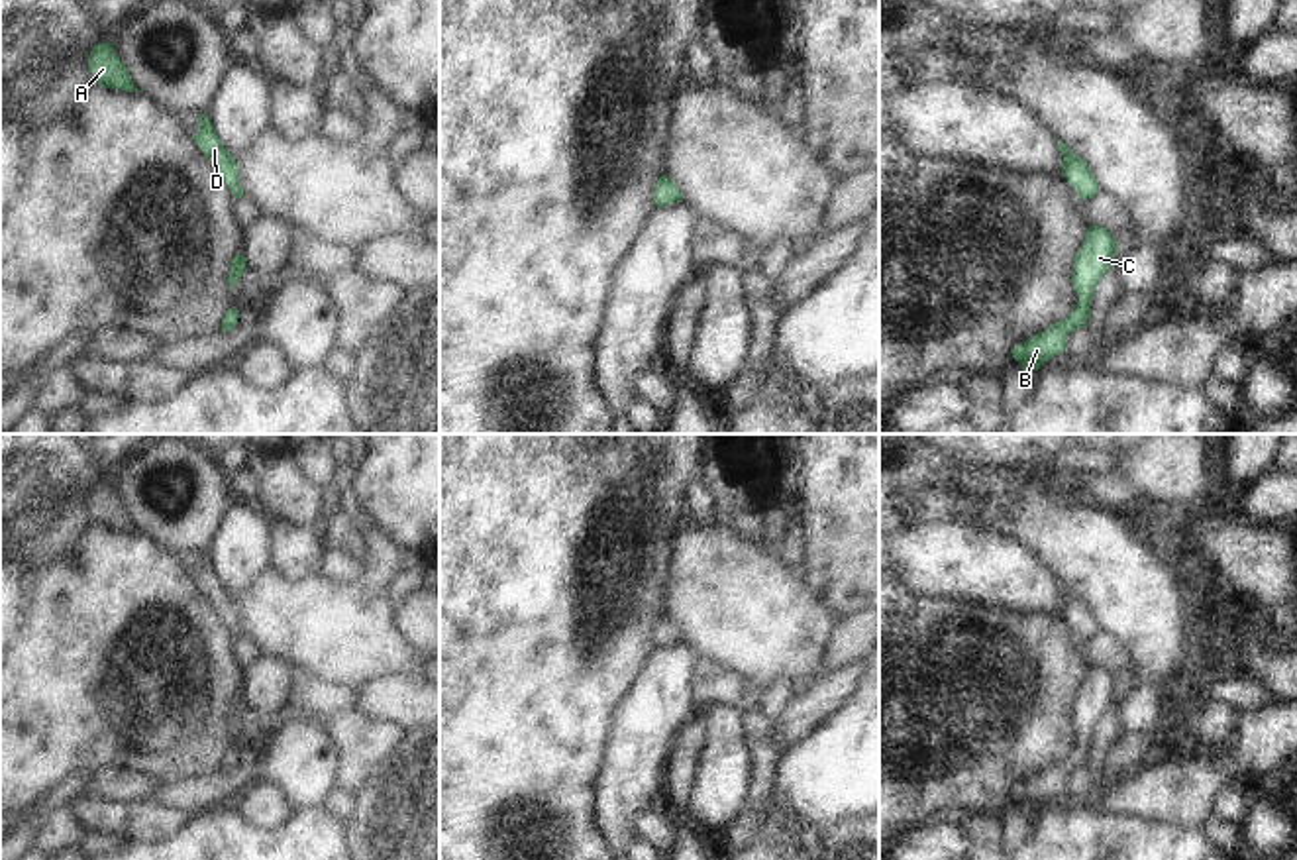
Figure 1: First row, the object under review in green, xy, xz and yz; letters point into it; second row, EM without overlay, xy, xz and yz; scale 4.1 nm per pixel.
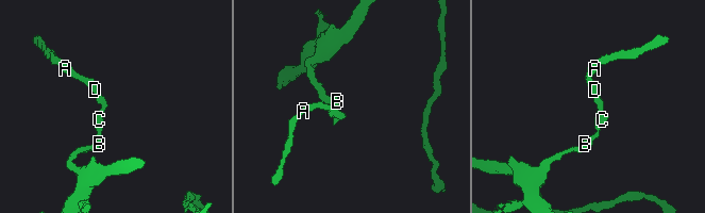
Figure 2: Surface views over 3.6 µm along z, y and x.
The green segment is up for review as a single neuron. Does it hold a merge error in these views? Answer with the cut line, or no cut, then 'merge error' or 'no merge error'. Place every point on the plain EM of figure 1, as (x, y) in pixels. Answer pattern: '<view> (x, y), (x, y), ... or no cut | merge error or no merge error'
no cut | no merge error

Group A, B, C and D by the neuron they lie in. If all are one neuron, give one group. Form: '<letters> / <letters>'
A B C D

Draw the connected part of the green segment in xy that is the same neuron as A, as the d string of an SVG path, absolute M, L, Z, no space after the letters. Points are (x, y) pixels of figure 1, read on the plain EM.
M98 483L88 495L88 512L94 522L106 528L137 532L128 507L114 495L112 483Z

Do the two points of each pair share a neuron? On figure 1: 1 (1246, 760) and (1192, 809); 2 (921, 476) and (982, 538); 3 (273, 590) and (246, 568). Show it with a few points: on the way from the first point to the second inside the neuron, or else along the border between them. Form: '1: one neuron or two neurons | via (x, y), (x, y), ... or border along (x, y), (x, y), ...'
1: one neuron | via (1231, 766), (1199, 794)
2: two neurons | border along (952, 517), (999, 529)
3: two neurons | border along (271, 566), (236, 599)

